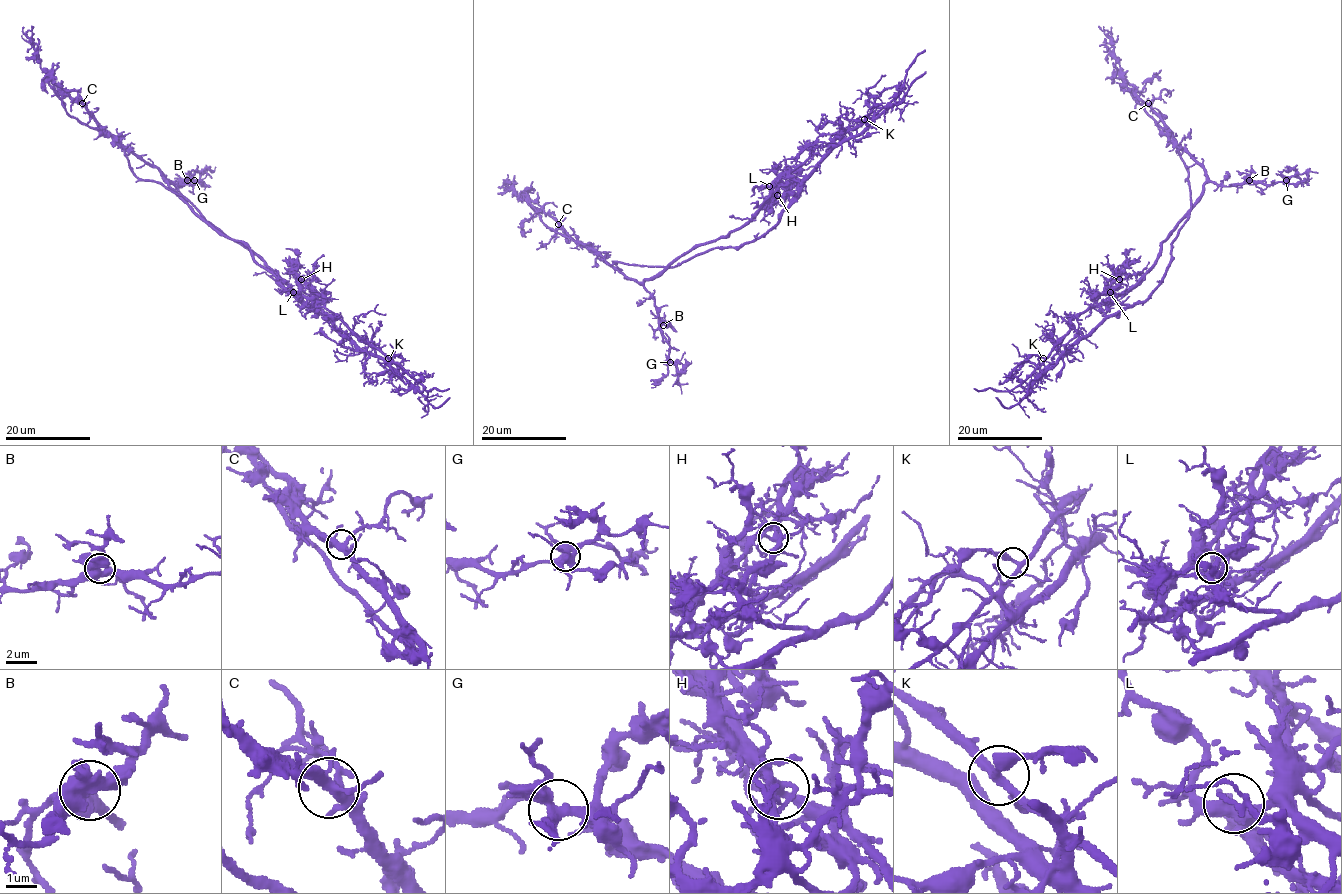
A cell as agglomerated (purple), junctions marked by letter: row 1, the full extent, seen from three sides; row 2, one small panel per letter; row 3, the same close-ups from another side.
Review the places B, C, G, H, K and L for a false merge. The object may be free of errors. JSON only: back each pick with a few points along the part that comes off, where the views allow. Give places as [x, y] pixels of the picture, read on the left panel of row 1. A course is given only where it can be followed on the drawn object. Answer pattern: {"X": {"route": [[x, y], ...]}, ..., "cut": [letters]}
{"H": {"route": [[301, 280], [319, 304], [304, 302], [181, 196], [139, 179], [109, 135], [72, 117], [46, 75], [48, 93]]}, "cut": ["H"]}

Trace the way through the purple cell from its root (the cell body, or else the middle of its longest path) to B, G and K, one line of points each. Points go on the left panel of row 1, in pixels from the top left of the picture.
B: (236, 239), (220, 235), (168, 183), (178, 186), (187, 180)
G: (236, 239), (220, 235), (168, 183), (178, 186), (182, 182), (193, 184), (194, 180)
K: (236, 239), (241, 240), (250, 255), (300, 301), (325, 306), (388, 358)

